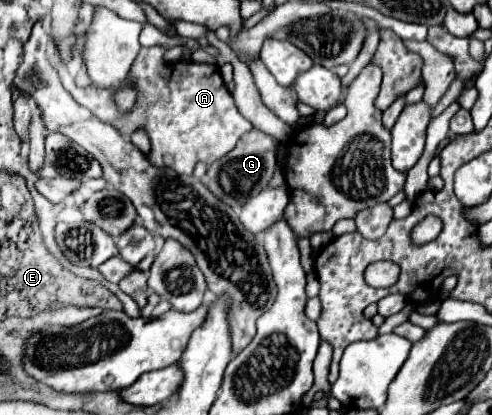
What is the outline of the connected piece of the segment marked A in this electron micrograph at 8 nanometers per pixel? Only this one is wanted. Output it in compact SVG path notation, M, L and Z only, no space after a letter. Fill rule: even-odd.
M143 47L131 67L131 79L137 85L135 109L121 115L111 101L111 95L101 89L73 87L71 95L77 103L93 111L101 121L111 123L123 137L129 137L133 129L145 127L151 139L151 151L147 159L155 167L175 169L179 175L191 175L197 161L213 163L229 153L243 133L251 131L251 123L237 111L231 93L227 91L221 73L213 65L199 63L165 63L165 47Z

